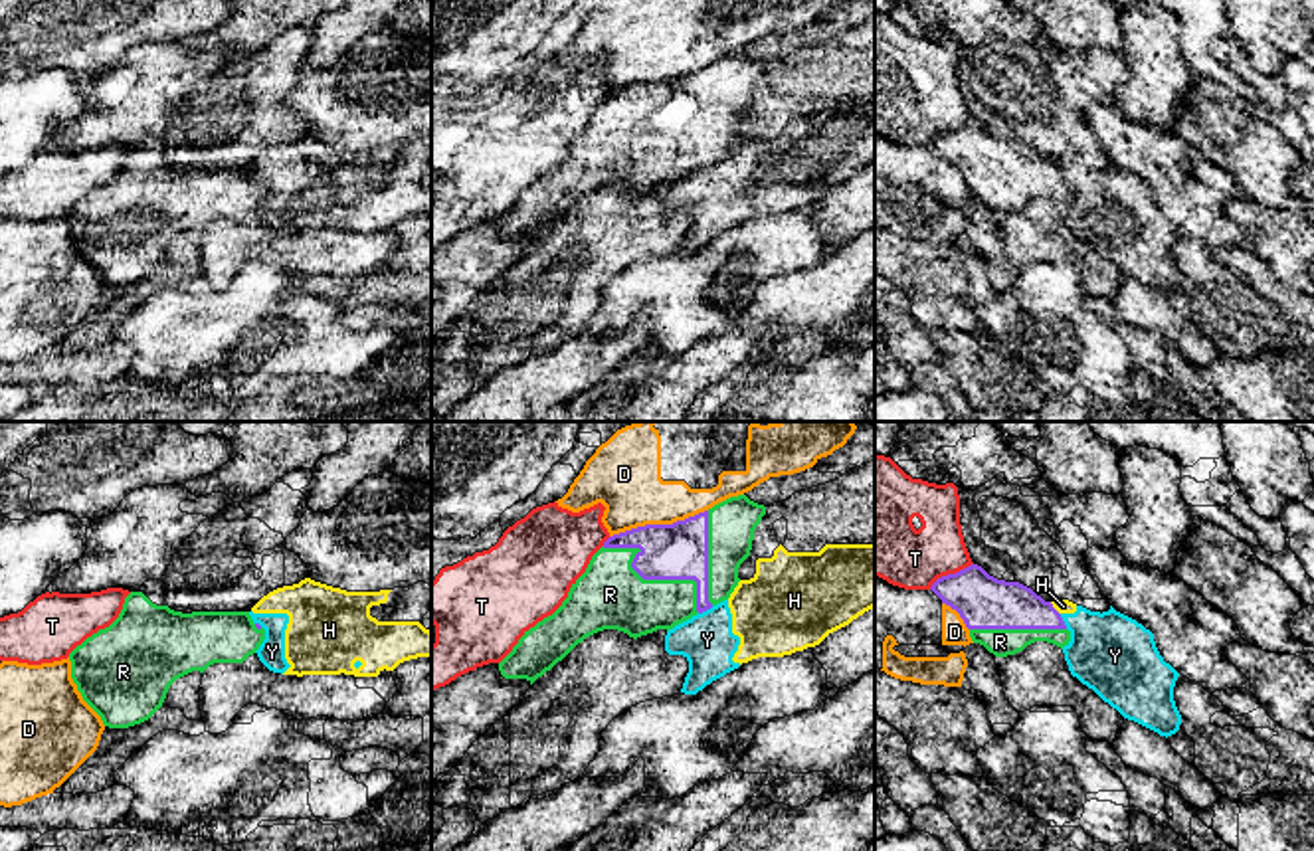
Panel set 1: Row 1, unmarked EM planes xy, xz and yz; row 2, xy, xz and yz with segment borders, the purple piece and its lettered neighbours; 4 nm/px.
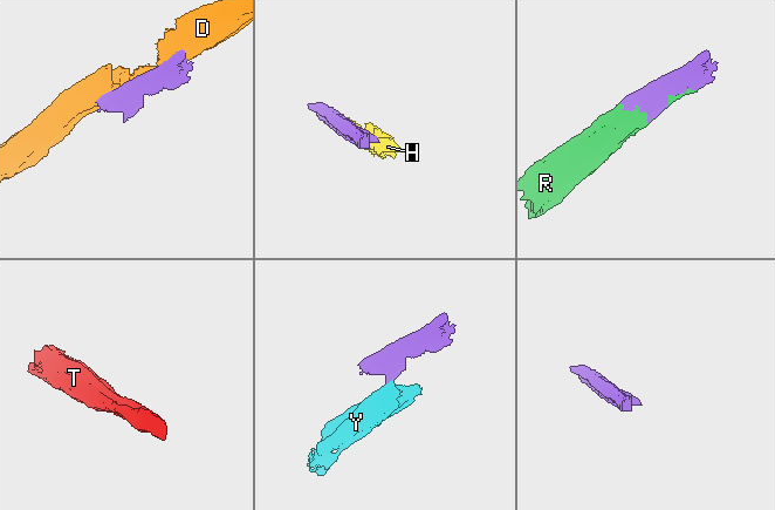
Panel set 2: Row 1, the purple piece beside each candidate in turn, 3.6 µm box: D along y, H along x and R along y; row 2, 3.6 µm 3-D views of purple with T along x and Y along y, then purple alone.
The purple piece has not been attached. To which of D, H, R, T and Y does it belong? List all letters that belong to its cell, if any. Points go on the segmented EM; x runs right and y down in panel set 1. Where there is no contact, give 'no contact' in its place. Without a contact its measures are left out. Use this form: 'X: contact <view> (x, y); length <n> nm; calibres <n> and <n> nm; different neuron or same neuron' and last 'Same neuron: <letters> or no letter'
D: contact xz (657, 525); length 420 nm; calibres 240 and 300 nm; different neuron
H: contact yz (1053, 608); length 70 nm; calibres 200 and 60 nm; different neuron
R: contact xz (654, 578); length 480 nm; calibres 240 and 280 nm; same neuron
T: contact yz (950, 574); length 220 nm; calibres 220 and 240 nm; different neuron
Y: contact yz (1063, 622); length 70 nm; calibres 190 and 340 nm; different neuron
Same neuron: R

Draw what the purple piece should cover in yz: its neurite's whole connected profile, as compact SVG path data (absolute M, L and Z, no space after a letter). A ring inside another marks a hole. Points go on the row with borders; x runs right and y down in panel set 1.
M978 564L938 578L930 590L960 614L972 641L995 657L1015 655L1035 641L1061 649L1071 641L1051 602L1019 582L989 576Z

